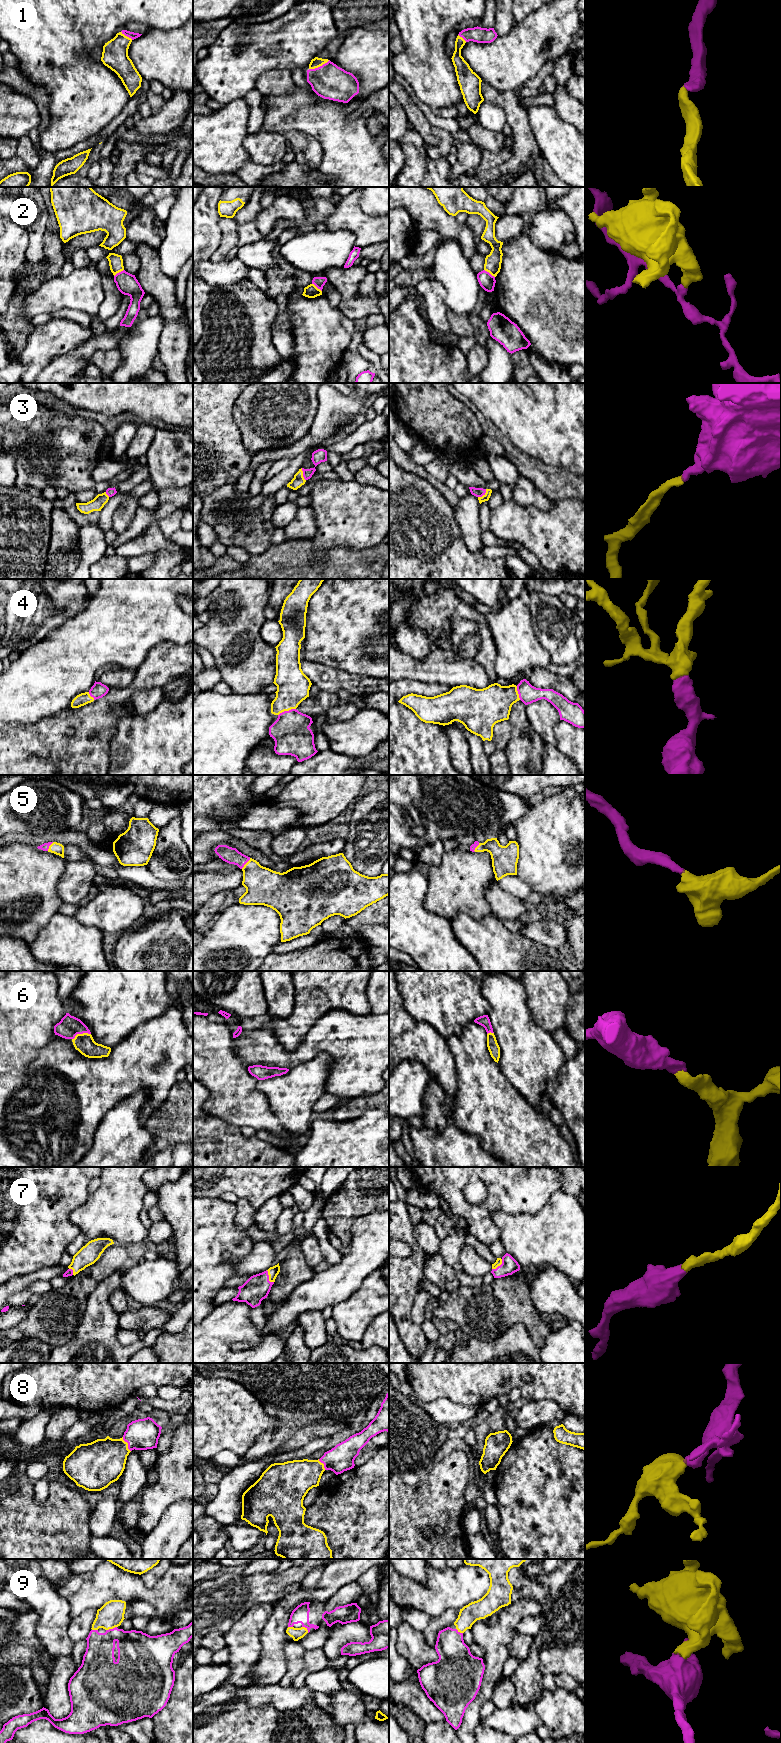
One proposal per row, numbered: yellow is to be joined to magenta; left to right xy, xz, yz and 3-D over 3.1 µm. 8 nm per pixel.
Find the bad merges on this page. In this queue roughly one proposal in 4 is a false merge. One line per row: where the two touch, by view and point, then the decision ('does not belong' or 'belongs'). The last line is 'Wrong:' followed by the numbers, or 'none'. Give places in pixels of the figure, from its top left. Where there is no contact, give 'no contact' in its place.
1: meets magenta in xz at (320, 66); belongs
2: meets magenta in yz at (488, 272); does not belong
3: meets magenta in xz at (303, 474); belongs
4: meets magenta in xz at (286, 711); belongs
5: meets magenta in xz at (246, 862); belongs
6: meets magenta in xy at (81, 1033); belongs
7: meets magenta in xz at (268, 1277); belongs
8: meets magenta in xy at (128, 1444); belongs
9: meets magenta in xy at (111, 1629); belongs
Wrong: 2

